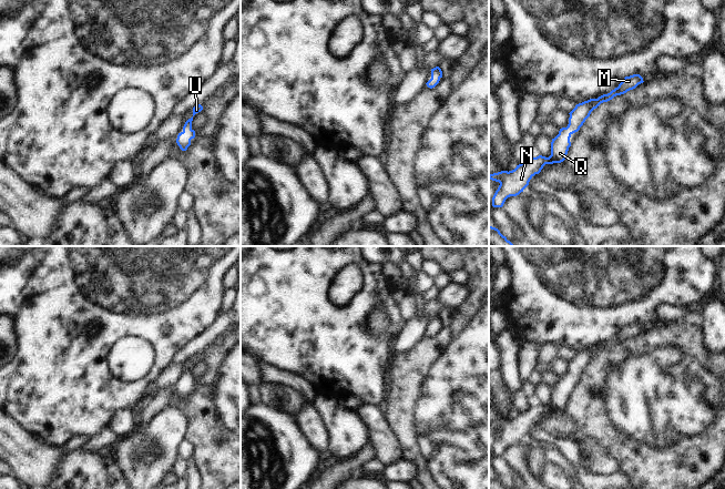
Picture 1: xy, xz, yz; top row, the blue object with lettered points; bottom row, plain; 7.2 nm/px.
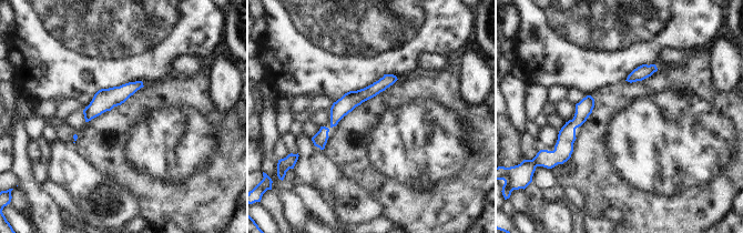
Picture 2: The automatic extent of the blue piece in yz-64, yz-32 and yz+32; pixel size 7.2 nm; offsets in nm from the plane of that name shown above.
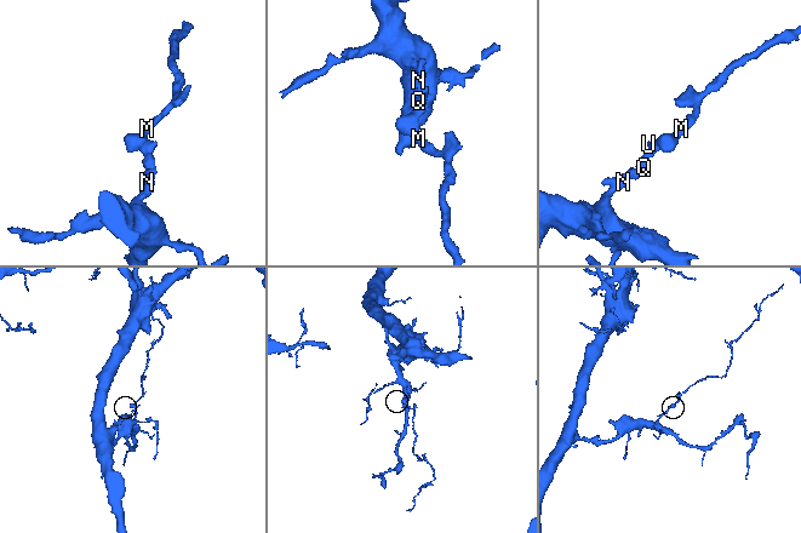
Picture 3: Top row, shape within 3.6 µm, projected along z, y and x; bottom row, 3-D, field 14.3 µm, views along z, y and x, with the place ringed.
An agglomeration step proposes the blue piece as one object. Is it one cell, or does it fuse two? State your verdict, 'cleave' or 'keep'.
keep

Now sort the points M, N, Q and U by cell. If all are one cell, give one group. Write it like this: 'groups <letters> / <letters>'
groups M N Q U

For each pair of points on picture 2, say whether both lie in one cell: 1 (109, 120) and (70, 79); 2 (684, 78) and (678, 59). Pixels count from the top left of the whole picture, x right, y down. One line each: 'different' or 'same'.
1: different
2: different

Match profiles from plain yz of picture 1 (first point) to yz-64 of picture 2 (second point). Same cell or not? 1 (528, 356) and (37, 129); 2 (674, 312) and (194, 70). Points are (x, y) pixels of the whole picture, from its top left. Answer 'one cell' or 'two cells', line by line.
1: one cell
2: one cell

